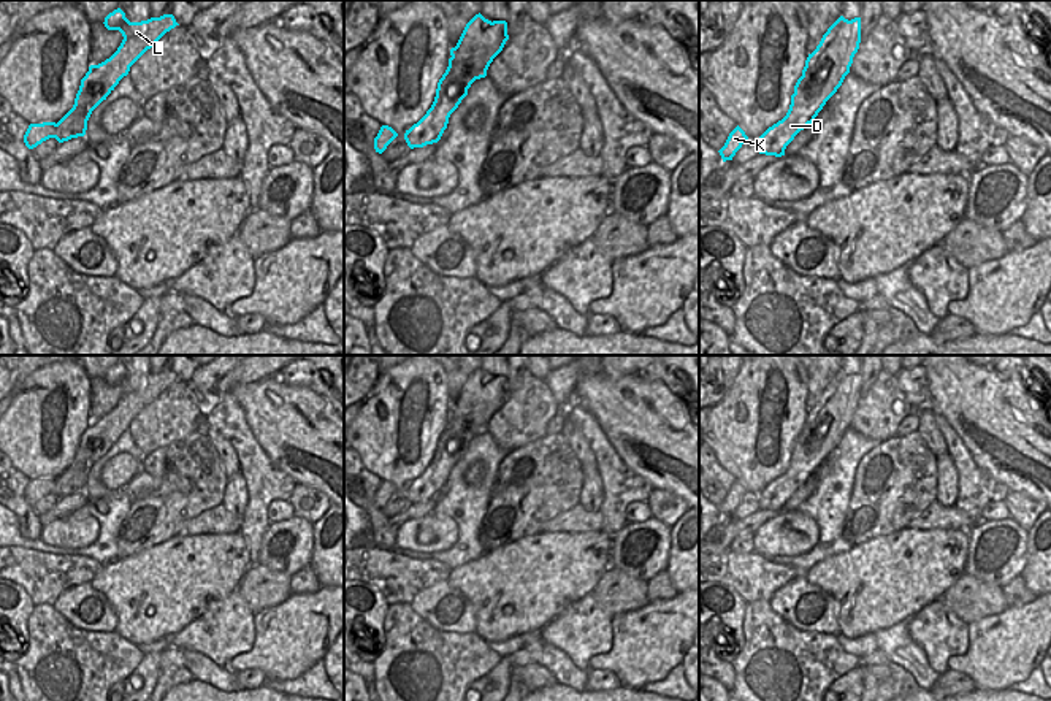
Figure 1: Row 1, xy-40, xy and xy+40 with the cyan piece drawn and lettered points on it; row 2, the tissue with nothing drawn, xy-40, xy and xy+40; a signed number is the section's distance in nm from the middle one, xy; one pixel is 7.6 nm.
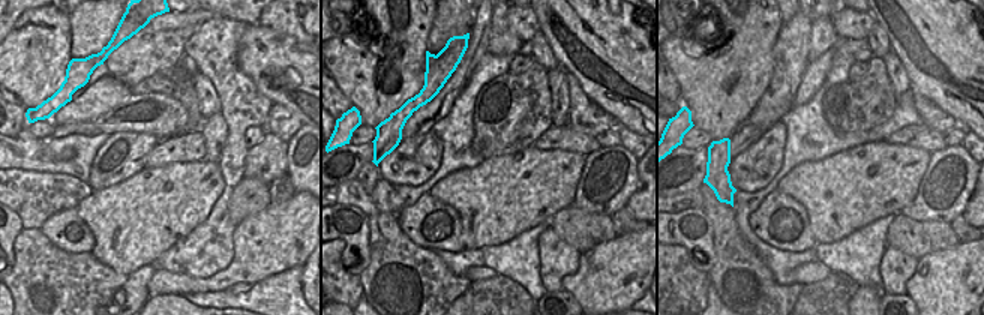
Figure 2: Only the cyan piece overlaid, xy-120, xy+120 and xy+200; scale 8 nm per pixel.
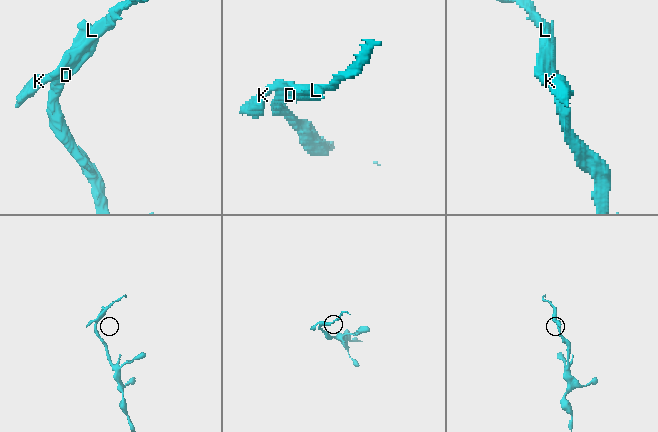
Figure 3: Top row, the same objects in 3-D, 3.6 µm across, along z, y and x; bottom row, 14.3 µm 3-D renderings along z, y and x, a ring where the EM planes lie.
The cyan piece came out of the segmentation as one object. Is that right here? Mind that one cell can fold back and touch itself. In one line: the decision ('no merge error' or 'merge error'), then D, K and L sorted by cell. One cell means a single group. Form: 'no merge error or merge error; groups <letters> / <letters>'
merge error; groups D / K L

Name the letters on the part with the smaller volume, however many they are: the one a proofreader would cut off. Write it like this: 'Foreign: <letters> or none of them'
Foreign: K, L

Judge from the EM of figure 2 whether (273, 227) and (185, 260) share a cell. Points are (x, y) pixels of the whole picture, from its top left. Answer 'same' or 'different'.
different

